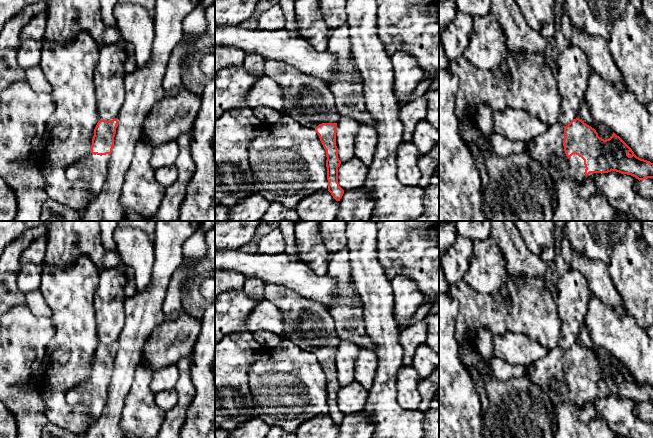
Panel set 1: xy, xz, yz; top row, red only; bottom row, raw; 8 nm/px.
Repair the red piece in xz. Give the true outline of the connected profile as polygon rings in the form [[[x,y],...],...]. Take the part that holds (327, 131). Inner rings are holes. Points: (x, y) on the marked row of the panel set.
[[[265,59],[264,73],[274,79],[282,89],[282,114],[288,114],[302,126],[313,128],[319,135],[320,141],[326,150],[328,191],[336,201],[340,201],[344,194],[344,190],[338,183],[338,167],[341,161],[338,158],[338,148],[336,146],[336,128],[340,114],[335,106],[329,83],[320,78],[307,75],[285,62],[271,59]]]

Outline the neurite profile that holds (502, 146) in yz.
[[[493,133],[490,136],[489,142],[494,152],[500,157],[518,155],[522,152],[525,152],[525,143],[521,141],[511,140],[497,133]]]

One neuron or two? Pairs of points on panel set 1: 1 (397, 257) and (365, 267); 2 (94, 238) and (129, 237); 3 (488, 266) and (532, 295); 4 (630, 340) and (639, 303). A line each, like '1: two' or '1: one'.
1: two
2: two
3: two
4: two

